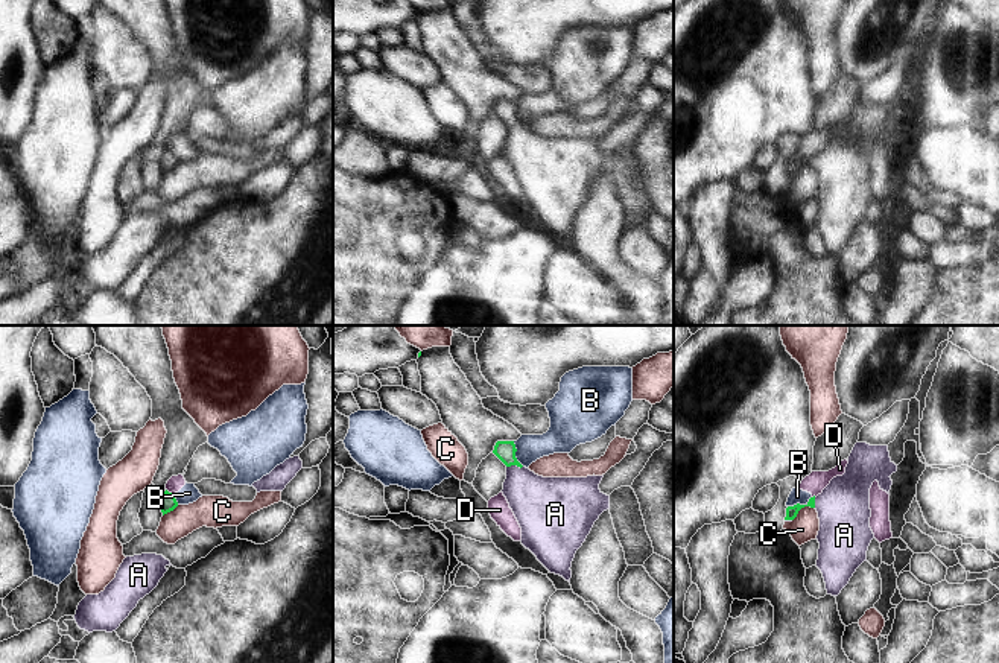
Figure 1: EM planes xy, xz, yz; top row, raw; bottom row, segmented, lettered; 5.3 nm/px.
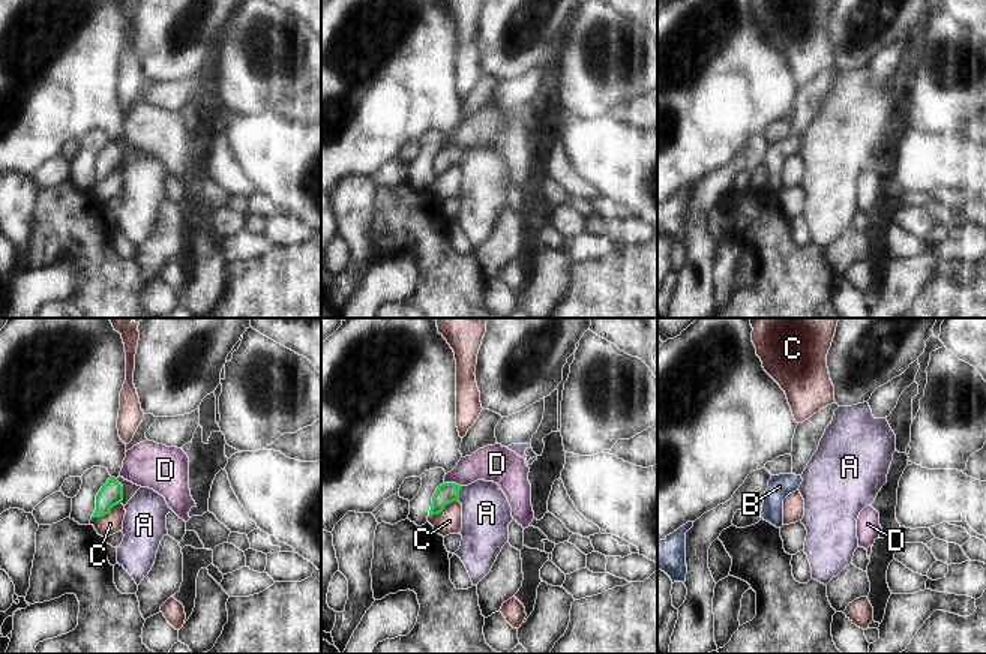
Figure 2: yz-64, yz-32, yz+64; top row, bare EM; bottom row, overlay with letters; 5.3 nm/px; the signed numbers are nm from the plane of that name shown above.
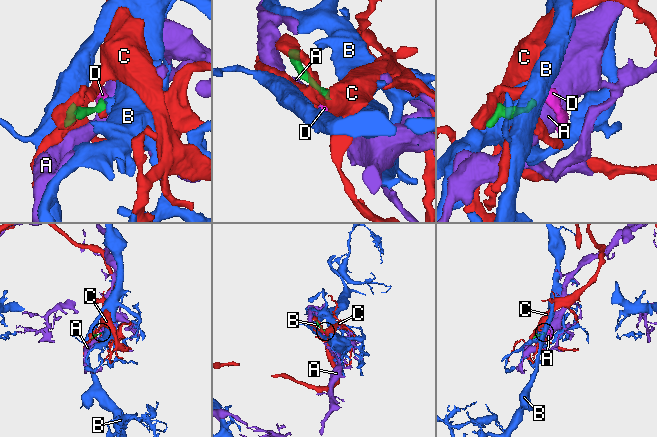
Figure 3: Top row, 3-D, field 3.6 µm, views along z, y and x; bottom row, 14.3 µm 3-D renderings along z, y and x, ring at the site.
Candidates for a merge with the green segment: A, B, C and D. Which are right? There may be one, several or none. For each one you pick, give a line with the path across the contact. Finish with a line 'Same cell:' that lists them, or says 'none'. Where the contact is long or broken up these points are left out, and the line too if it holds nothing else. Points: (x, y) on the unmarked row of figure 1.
A: runs through xz (505, 110), (514, 123), (520, 143), (540, 163)
Same cell: A

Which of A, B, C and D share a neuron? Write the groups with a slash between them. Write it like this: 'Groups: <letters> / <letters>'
Groups: A / B D / C

